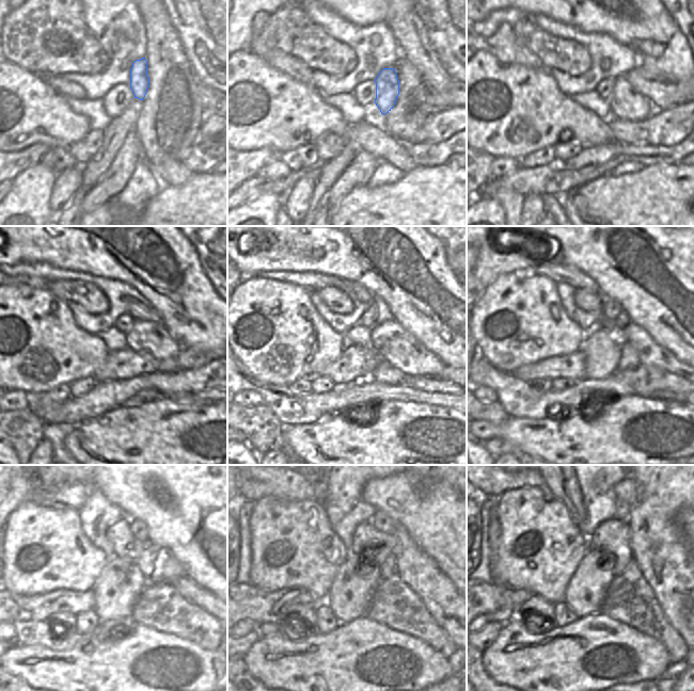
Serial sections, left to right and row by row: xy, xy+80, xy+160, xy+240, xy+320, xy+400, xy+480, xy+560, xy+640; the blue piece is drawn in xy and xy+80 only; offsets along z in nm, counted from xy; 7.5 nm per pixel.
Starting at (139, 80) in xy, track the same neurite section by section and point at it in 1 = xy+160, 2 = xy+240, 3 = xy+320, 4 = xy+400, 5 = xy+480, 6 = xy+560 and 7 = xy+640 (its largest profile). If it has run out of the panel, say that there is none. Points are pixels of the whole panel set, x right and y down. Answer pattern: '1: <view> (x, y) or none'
1: xy+160 (626, 102)
2: xy+240 (150, 339)
3: xy+320 (390, 340)
4: xy+400 (650, 353)
5: xy+480 (188, 589)
6: none
7: none

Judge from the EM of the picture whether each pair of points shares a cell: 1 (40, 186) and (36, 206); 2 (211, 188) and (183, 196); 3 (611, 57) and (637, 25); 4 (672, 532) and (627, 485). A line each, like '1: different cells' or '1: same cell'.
1: same cell
2: same cell
3: different cells
4: different cells

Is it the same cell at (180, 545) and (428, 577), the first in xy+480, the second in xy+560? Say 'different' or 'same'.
different

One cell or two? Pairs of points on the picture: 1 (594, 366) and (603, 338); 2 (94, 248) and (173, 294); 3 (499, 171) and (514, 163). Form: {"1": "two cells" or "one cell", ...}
{"1": "one cell", "2": "one cell", "3": "one cell"}

